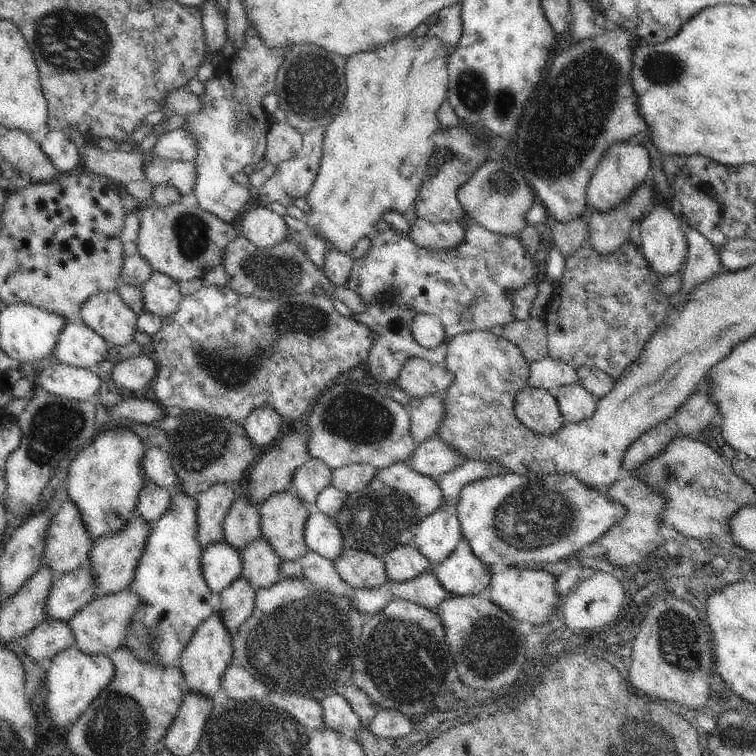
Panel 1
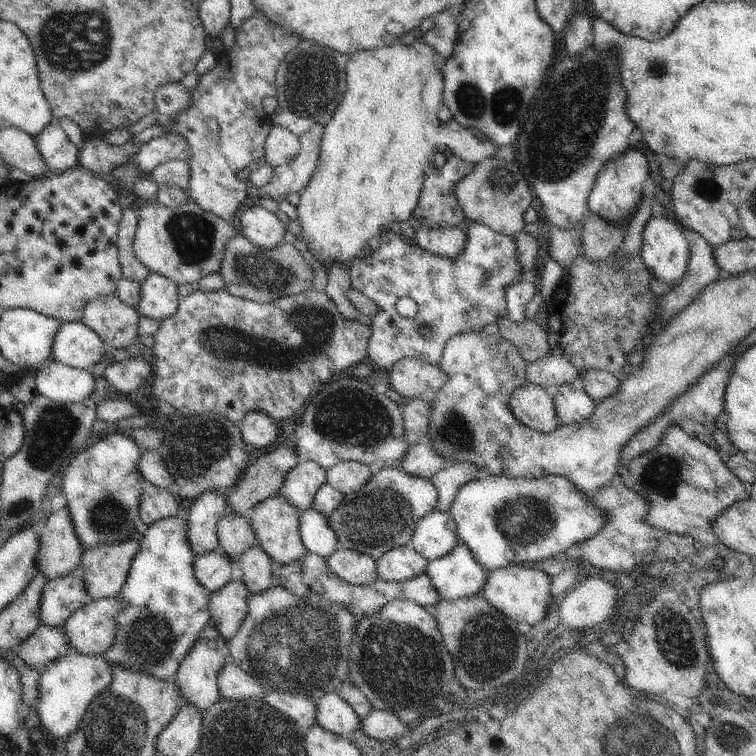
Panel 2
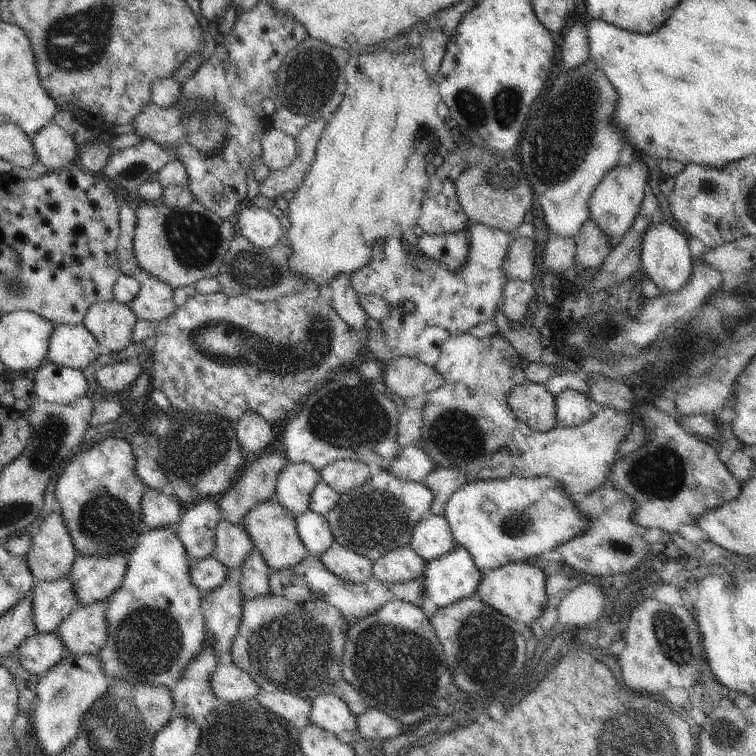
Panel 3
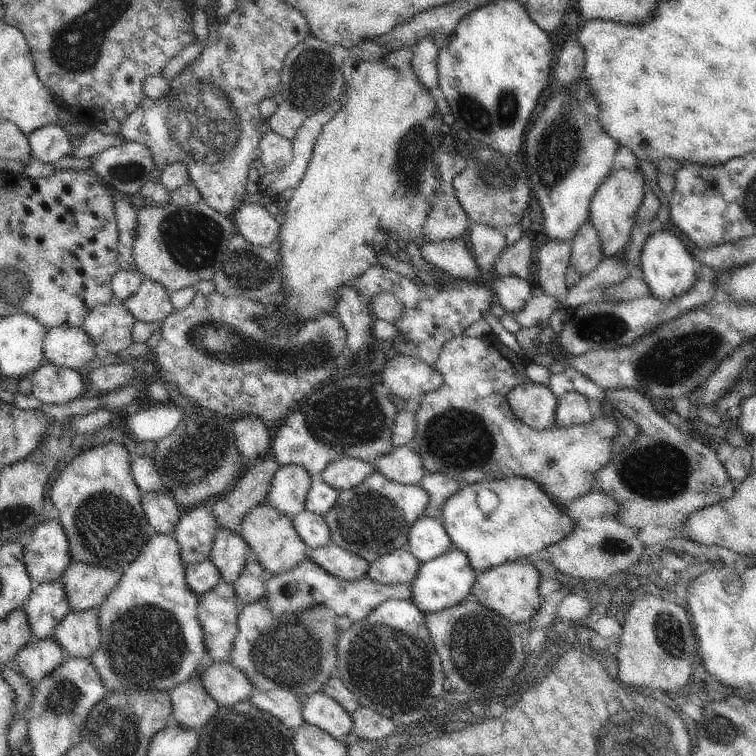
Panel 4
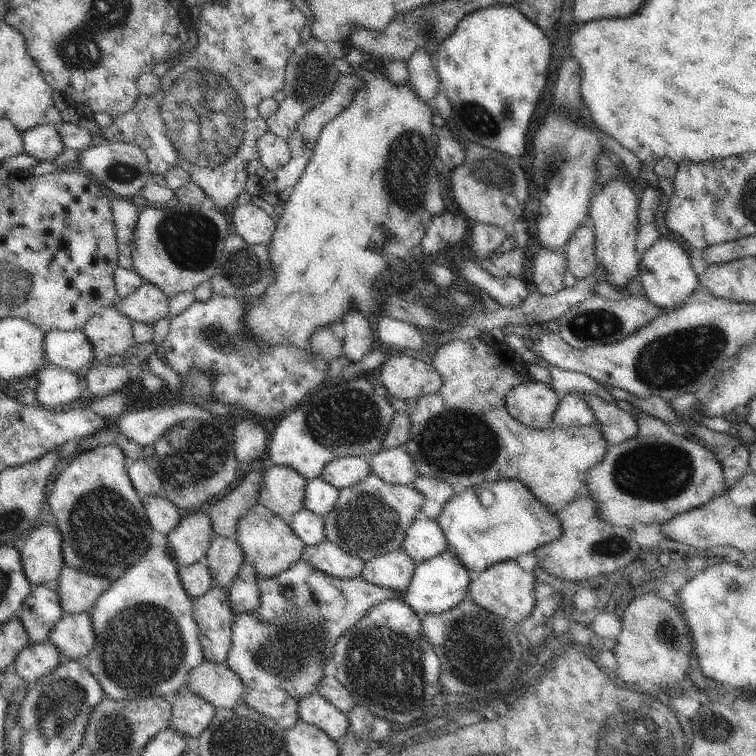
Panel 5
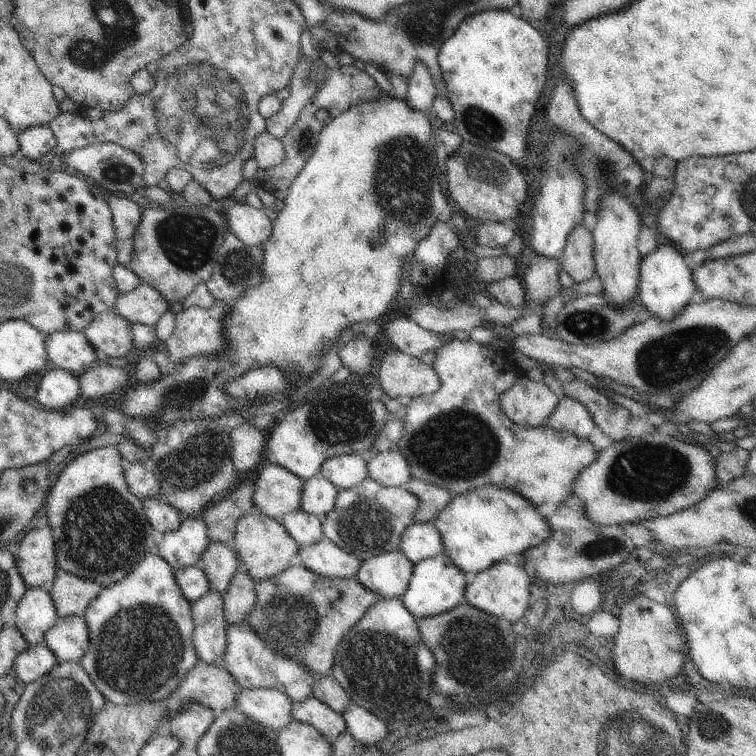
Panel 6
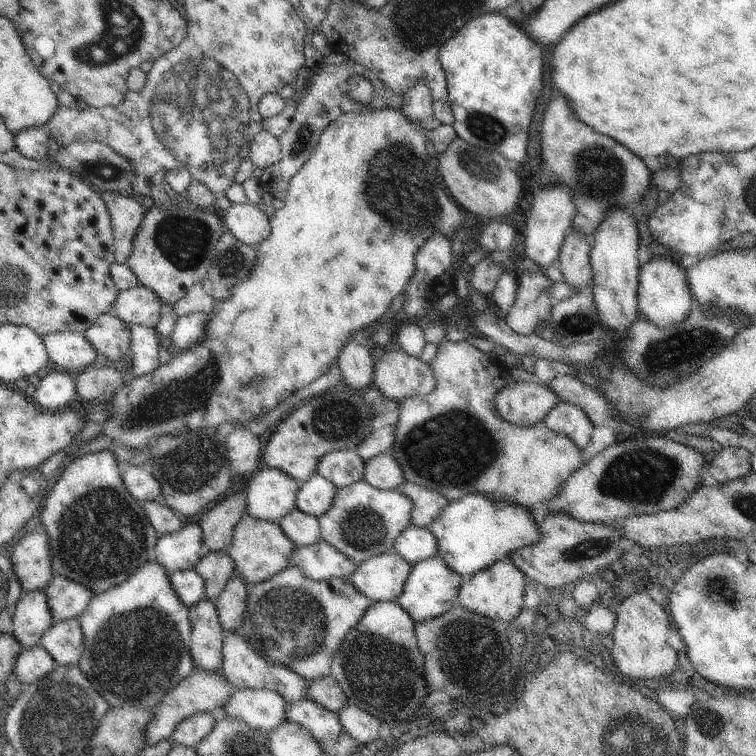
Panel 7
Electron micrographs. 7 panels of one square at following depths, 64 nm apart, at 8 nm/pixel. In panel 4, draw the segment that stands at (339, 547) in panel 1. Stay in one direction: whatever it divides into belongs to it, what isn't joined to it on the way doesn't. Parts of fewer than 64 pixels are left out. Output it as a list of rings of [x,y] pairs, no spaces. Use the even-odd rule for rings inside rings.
[[[302,511],[292,519],[298,536],[306,543],[308,550],[322,548],[332,541],[325,517],[312,511]]]

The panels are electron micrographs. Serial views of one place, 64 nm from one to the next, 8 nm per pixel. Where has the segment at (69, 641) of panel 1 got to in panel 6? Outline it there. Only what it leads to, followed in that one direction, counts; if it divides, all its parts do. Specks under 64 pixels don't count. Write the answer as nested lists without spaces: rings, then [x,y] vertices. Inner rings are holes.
[[[46,644],[28,645],[16,656],[12,672],[27,685],[41,676],[46,676],[58,663],[54,652]]]

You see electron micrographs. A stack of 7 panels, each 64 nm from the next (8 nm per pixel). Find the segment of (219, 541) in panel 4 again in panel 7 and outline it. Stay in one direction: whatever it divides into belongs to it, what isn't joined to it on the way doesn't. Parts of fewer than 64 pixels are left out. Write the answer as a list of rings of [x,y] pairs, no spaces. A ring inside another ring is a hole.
[[[224,549],[205,552],[195,566],[195,570],[206,582],[203,600],[214,601],[217,600],[222,590],[226,588],[230,577],[236,572],[234,560],[230,558],[228,550]]]

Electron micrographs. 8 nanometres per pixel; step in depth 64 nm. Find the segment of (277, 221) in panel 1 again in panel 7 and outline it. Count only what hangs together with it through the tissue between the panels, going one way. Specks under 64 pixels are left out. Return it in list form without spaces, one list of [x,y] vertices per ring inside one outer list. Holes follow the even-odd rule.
[[[250,202],[223,205],[222,220],[225,229],[230,231],[242,244],[259,245],[270,236],[270,218],[264,213],[262,205],[256,206]]]

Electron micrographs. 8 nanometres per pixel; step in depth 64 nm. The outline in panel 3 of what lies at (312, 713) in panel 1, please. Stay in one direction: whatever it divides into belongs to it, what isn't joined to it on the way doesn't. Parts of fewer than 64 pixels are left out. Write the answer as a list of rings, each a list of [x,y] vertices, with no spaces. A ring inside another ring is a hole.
[[[276,690],[273,692],[261,691],[255,700],[265,708],[273,711],[298,731],[306,729],[310,722],[308,719],[312,700],[302,699],[300,696],[291,694],[288,690]]]

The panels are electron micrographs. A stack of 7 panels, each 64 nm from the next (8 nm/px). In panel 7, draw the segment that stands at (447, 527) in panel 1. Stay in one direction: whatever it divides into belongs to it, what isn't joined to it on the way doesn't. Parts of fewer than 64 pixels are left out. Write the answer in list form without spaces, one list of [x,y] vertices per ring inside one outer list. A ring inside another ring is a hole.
[[[412,524],[398,535],[394,541],[394,551],[413,567],[437,554],[438,540],[428,526],[422,528]]]

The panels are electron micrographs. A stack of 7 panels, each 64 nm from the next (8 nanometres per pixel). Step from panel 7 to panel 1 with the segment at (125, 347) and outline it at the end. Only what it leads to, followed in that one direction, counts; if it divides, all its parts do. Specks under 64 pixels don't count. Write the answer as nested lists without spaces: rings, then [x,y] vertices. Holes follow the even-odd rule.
[[[118,290],[100,292],[80,306],[80,318],[110,346],[124,346],[133,340],[137,318]]]

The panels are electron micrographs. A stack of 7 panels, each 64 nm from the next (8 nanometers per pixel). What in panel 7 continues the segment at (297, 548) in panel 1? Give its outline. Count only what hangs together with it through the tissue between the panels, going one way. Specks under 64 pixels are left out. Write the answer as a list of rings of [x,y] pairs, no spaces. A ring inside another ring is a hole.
[[[244,515],[234,527],[231,544],[227,550],[230,558],[234,560],[235,574],[244,580],[246,588],[251,591],[257,584],[270,580],[275,574],[284,571],[296,548],[277,523]]]

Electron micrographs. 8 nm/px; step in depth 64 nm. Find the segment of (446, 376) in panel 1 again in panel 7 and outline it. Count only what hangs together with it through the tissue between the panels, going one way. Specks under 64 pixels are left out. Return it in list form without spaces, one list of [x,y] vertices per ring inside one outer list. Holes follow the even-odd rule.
[[[402,349],[378,353],[372,379],[382,396],[398,402],[426,396],[437,385],[429,364]]]

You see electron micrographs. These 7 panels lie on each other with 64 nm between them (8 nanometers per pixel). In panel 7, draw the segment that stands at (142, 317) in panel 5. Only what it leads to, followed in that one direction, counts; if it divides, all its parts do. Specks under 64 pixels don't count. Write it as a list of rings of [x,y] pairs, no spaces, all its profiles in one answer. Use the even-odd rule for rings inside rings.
[[[144,285],[119,291],[111,309],[127,325],[142,324],[155,327],[160,320],[160,311],[164,304],[160,298]]]

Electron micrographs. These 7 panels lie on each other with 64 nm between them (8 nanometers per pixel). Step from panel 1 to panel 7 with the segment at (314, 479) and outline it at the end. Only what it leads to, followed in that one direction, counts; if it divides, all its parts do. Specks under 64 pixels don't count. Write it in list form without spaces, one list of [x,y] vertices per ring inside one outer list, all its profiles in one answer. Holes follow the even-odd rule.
[[[261,468],[249,477],[246,515],[277,523],[296,509],[301,484],[280,468]]]

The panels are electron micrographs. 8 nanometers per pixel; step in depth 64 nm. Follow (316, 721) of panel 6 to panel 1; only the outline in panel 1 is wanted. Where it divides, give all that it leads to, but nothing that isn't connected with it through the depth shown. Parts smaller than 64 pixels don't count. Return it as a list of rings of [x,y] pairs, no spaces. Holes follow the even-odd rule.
[[[342,691],[334,692],[328,698],[324,698],[321,706],[325,728],[340,733],[344,728],[357,731],[361,727],[361,718],[354,712]]]

